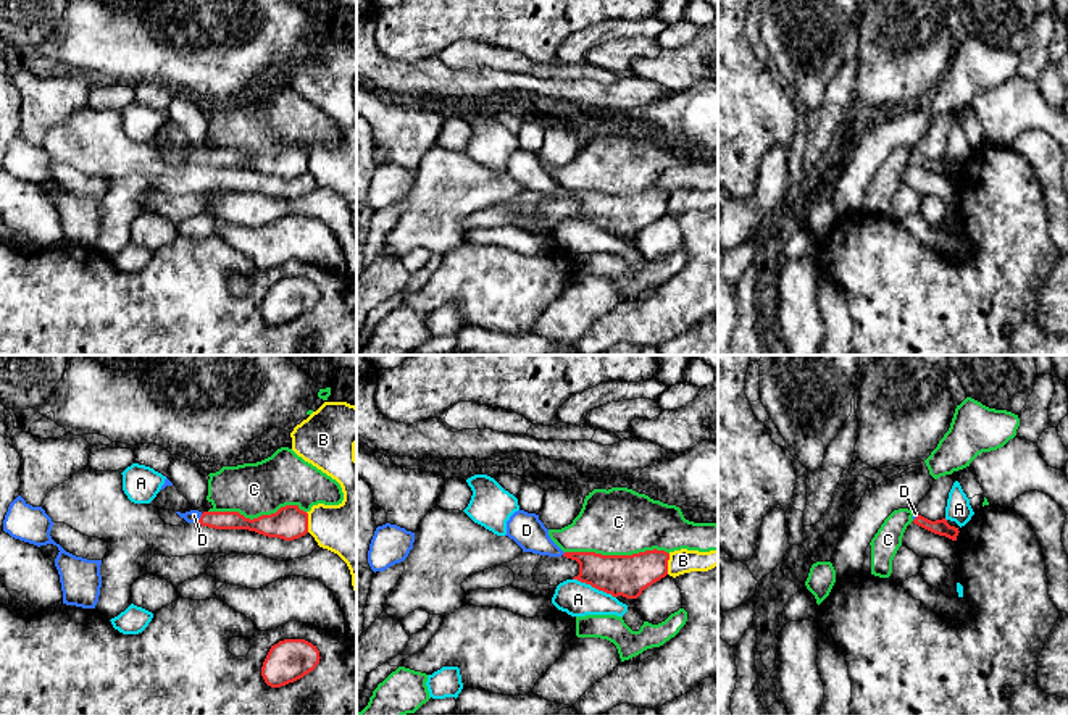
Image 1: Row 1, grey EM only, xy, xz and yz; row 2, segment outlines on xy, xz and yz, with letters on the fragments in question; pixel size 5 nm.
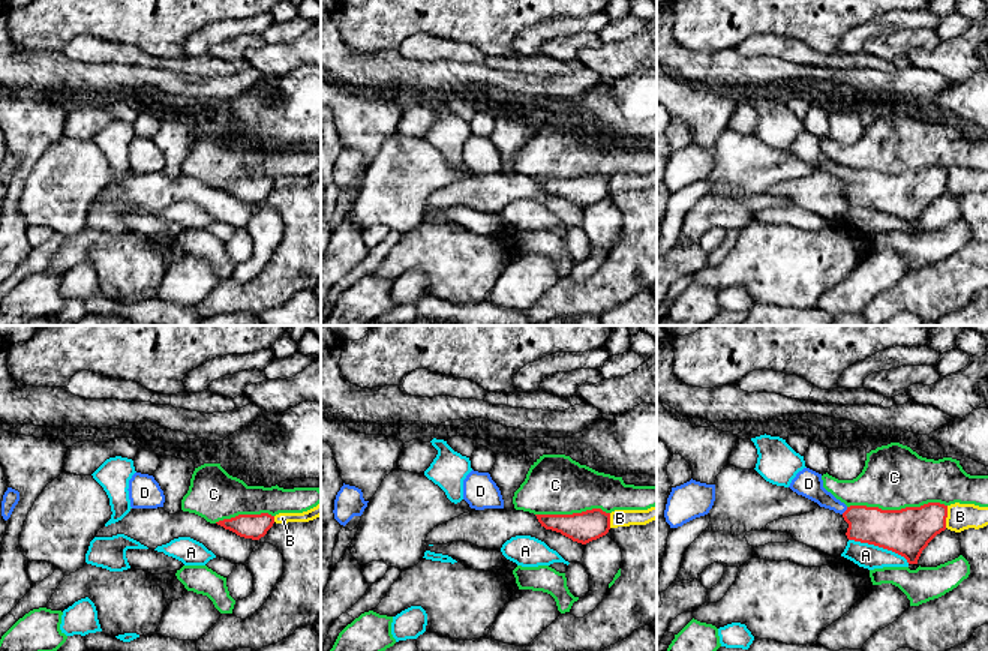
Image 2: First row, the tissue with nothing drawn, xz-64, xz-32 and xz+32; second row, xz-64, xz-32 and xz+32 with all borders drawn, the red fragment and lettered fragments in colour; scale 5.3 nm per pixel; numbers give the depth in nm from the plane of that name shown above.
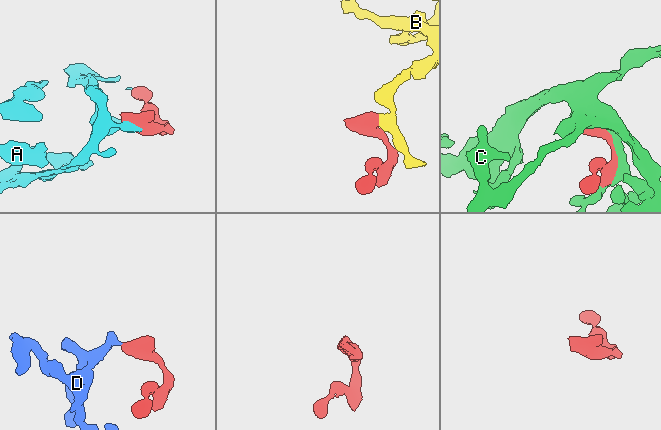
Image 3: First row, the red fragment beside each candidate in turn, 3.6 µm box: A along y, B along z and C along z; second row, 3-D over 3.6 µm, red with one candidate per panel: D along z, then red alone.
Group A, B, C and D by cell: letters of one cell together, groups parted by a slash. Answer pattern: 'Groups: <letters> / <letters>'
Groups: A / B / C / D

